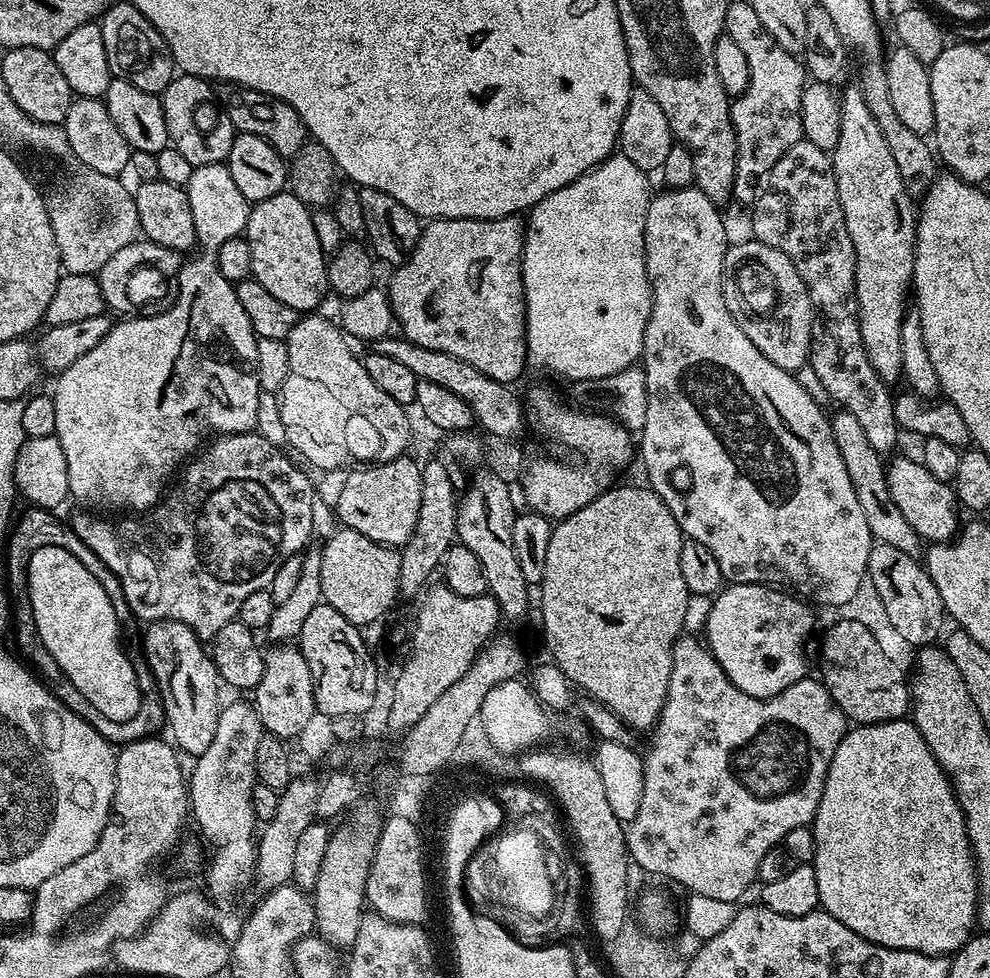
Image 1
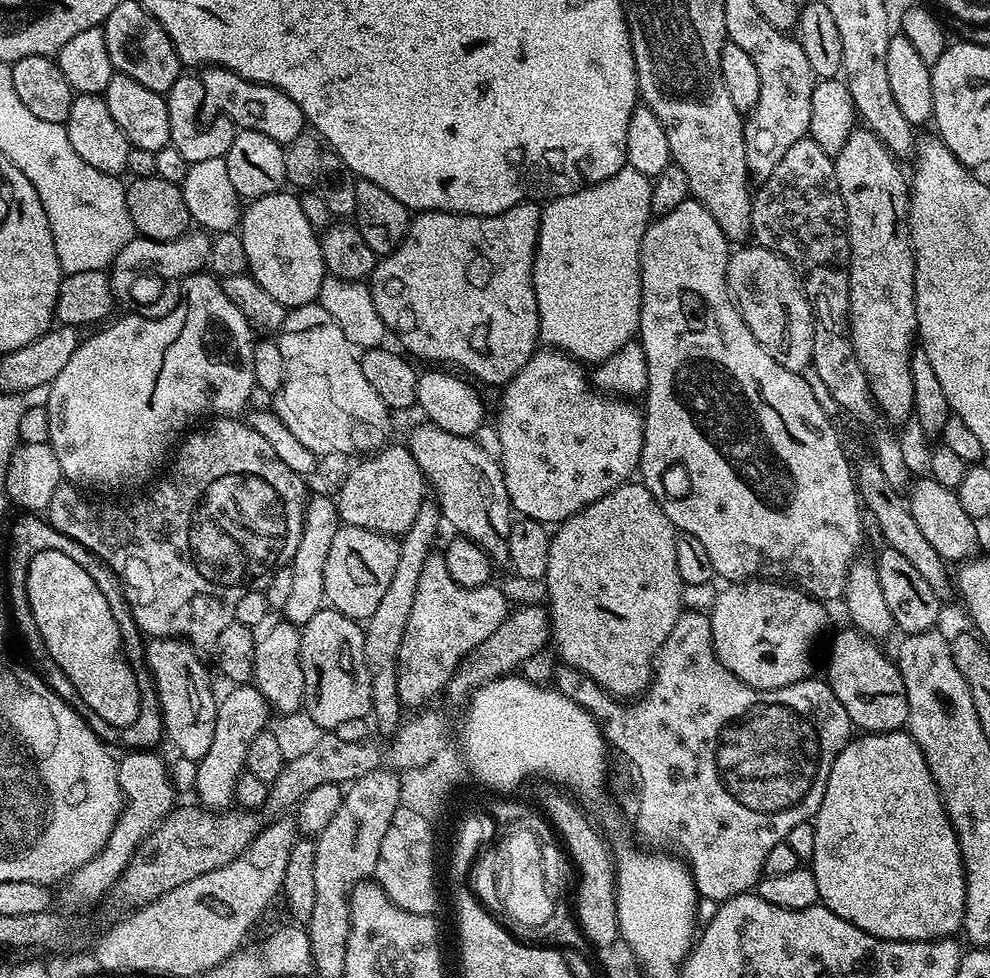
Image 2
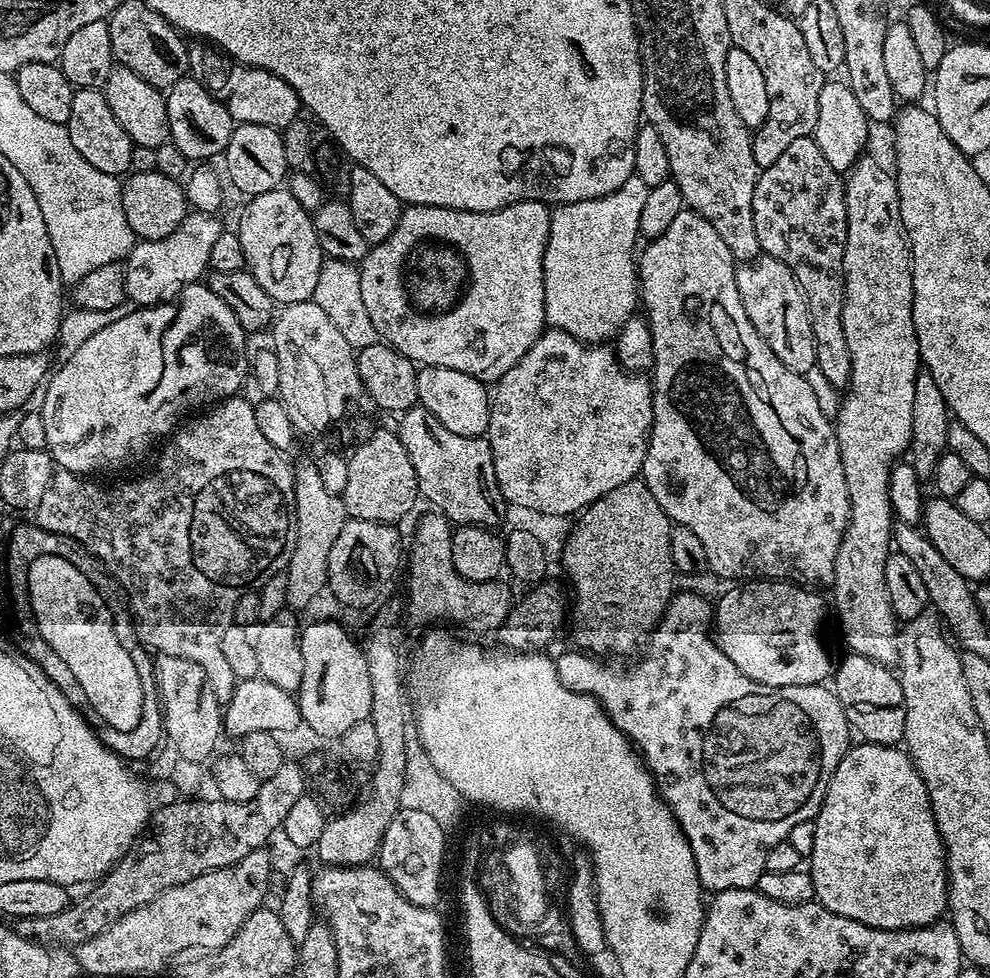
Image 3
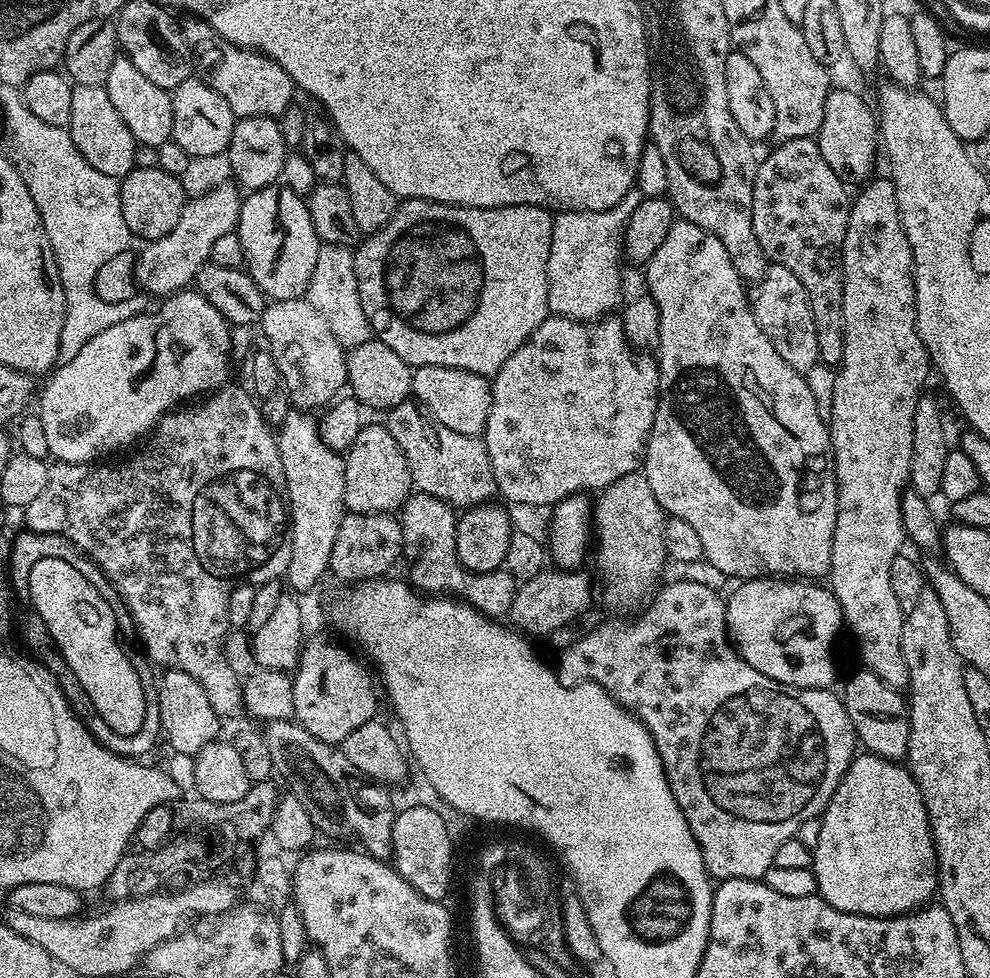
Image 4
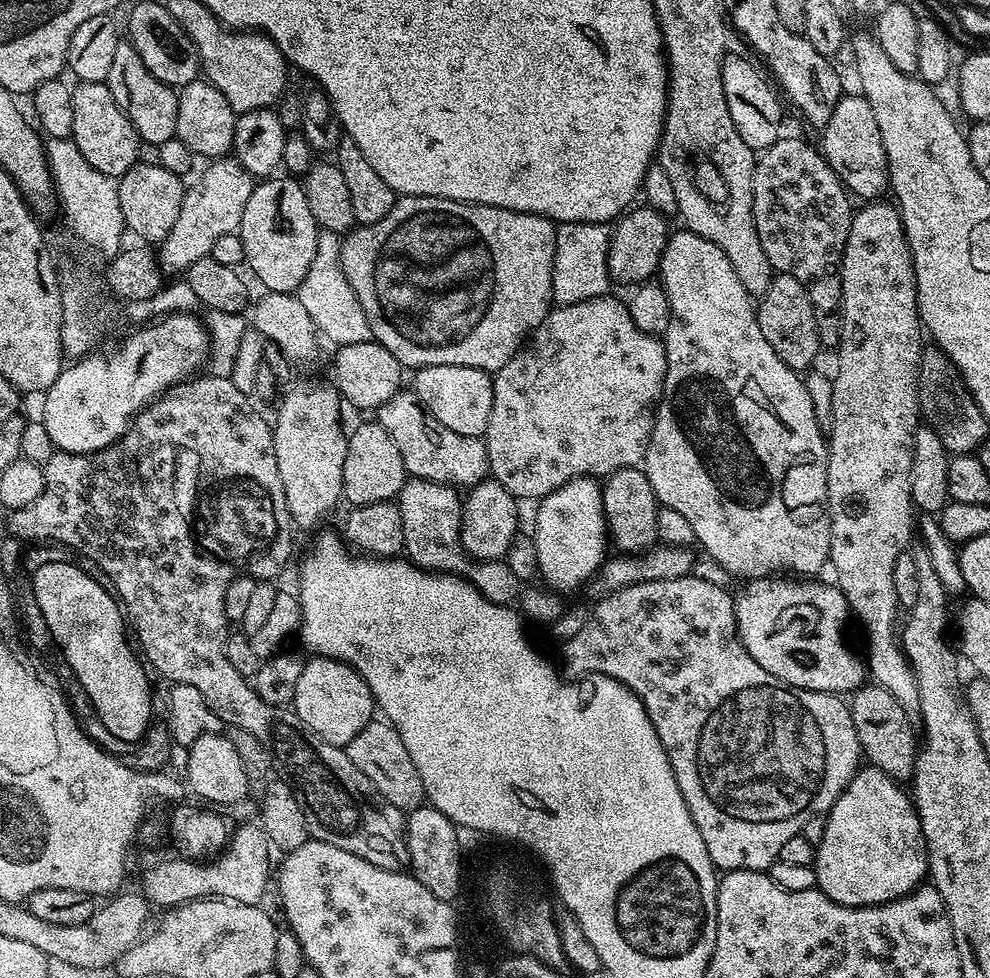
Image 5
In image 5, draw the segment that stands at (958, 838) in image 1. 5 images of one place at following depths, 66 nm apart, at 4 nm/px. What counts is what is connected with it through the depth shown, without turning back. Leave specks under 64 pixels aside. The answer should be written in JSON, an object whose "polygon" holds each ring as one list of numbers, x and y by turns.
{"polygon":[[861,767,826,813,826,830,815,845,816,887,851,908,885,904,910,894,928,876,928,847,915,803,885,772]]}

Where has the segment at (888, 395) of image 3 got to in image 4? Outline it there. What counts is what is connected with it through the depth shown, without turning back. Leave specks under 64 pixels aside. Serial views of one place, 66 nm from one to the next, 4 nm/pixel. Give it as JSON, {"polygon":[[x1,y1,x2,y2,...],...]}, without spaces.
{"polygon":[[872,178,863,185,864,188,860,193,855,193,854,199,851,201,848,209,848,225,846,226,846,238,844,239,844,341,846,342,846,350,844,351,844,361,835,369,836,381,834,382,834,406,832,407,832,418,827,421,826,431,830,434,832,439,832,457,834,458,834,466,836,467,836,496,837,496,837,524,834,526,834,538,832,539,832,553,830,554,830,566,828,571,830,573,830,587,833,594,836,595,836,601,840,603,840,614,843,623,852,631,852,636,856,639,856,648,860,651,860,660,865,669,874,674,878,674,878,678,882,678,882,682,886,682,886,686,897,690,907,689,910,682,910,670,906,670,906,658,902,658,902,650,900,649,900,639,902,638,902,626,904,625,905,612,902,606,898,606,898,597,895,596,894,590,890,587,890,565,894,562,896,556,901,555,902,549,905,547,906,537,904,534,904,527,902,526,902,494,909,487,908,475,910,474,910,458,914,450,914,406,920,400,922,389,920,387,924,384,924,379,927,378,928,372,930,376,930,361,928,359,928,351,922,342,922,338,918,338,918,330,916,329,916,277,912,275,912,251,910,250,910,242,904,233,902,226,902,218,898,210,898,198,896,197,896,187,893,186,891,179,884,178,884,180,876,180]]}

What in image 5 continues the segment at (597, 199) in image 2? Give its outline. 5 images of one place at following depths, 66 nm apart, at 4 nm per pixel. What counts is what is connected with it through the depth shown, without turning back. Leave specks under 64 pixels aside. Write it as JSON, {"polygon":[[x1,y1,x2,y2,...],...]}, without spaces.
{"polygon":[[561,224,556,230,552,298,557,305,586,302,590,298,609,295,608,274,609,229,602,224]]}

